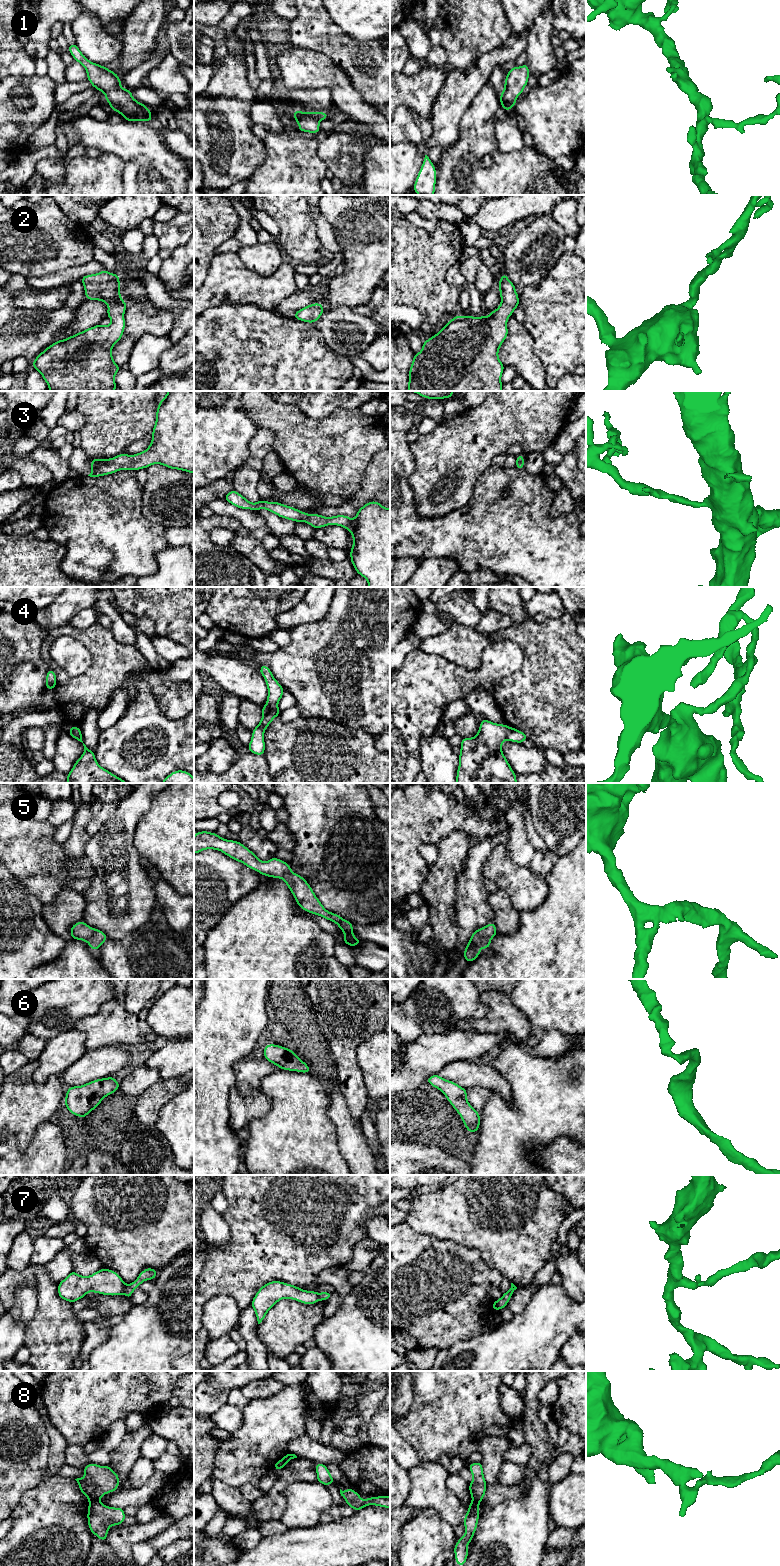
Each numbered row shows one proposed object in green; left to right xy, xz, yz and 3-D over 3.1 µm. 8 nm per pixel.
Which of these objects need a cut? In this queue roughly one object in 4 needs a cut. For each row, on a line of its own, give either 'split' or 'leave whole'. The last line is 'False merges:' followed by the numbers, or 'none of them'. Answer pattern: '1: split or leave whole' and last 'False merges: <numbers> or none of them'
1: leave whole
2: leave whole
3: leave whole
4: split
5: leave whole
6: leave whole
7: split
8: split
False merges: 4, 7, 8

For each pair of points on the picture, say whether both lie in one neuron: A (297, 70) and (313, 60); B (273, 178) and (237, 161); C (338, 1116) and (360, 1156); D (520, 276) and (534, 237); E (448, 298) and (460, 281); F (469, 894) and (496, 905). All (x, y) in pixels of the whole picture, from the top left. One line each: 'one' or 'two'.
A: one
B: two
C: one
D: one
E: two
F: two

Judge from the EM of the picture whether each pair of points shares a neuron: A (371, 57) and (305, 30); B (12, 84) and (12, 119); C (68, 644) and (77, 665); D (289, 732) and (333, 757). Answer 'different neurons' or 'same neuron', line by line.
A: same neuron
B: same neuron
C: same neuron
D: same neuron

